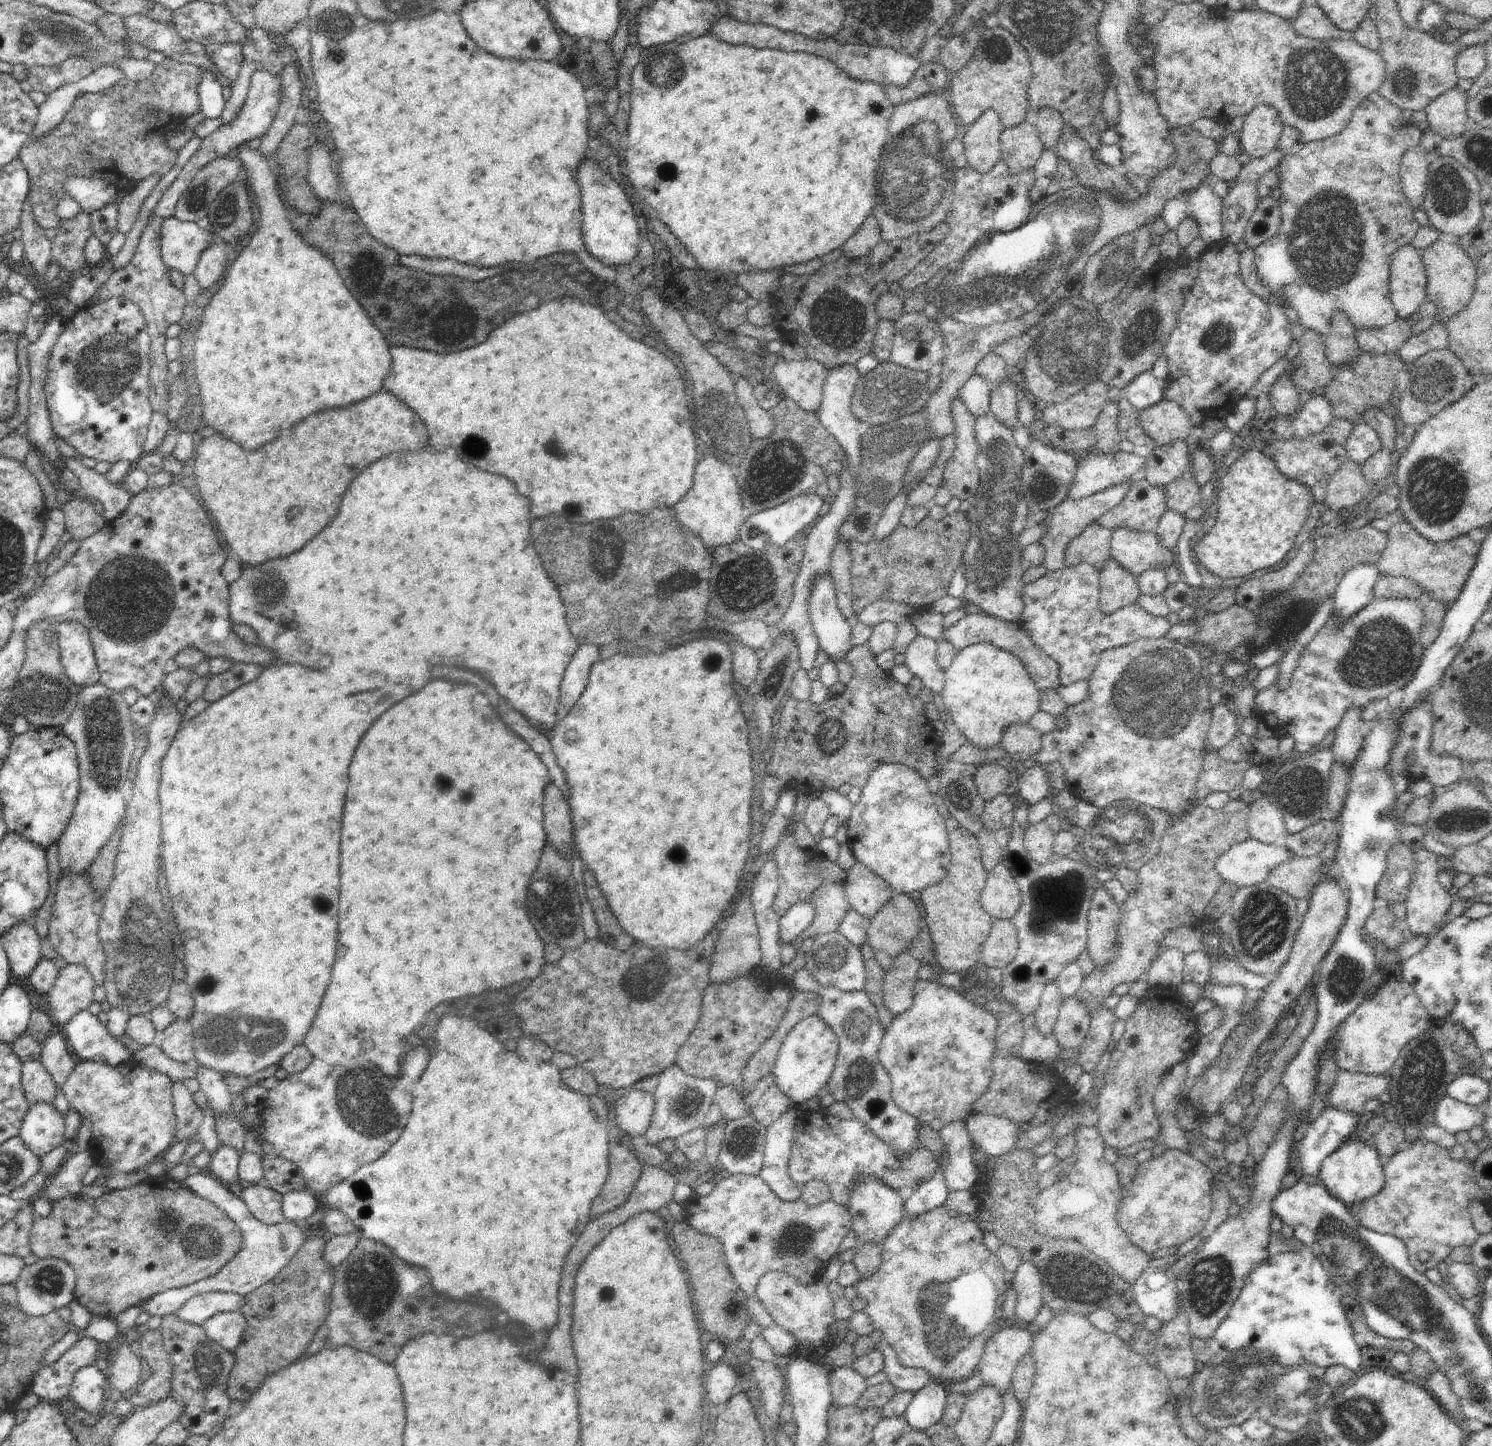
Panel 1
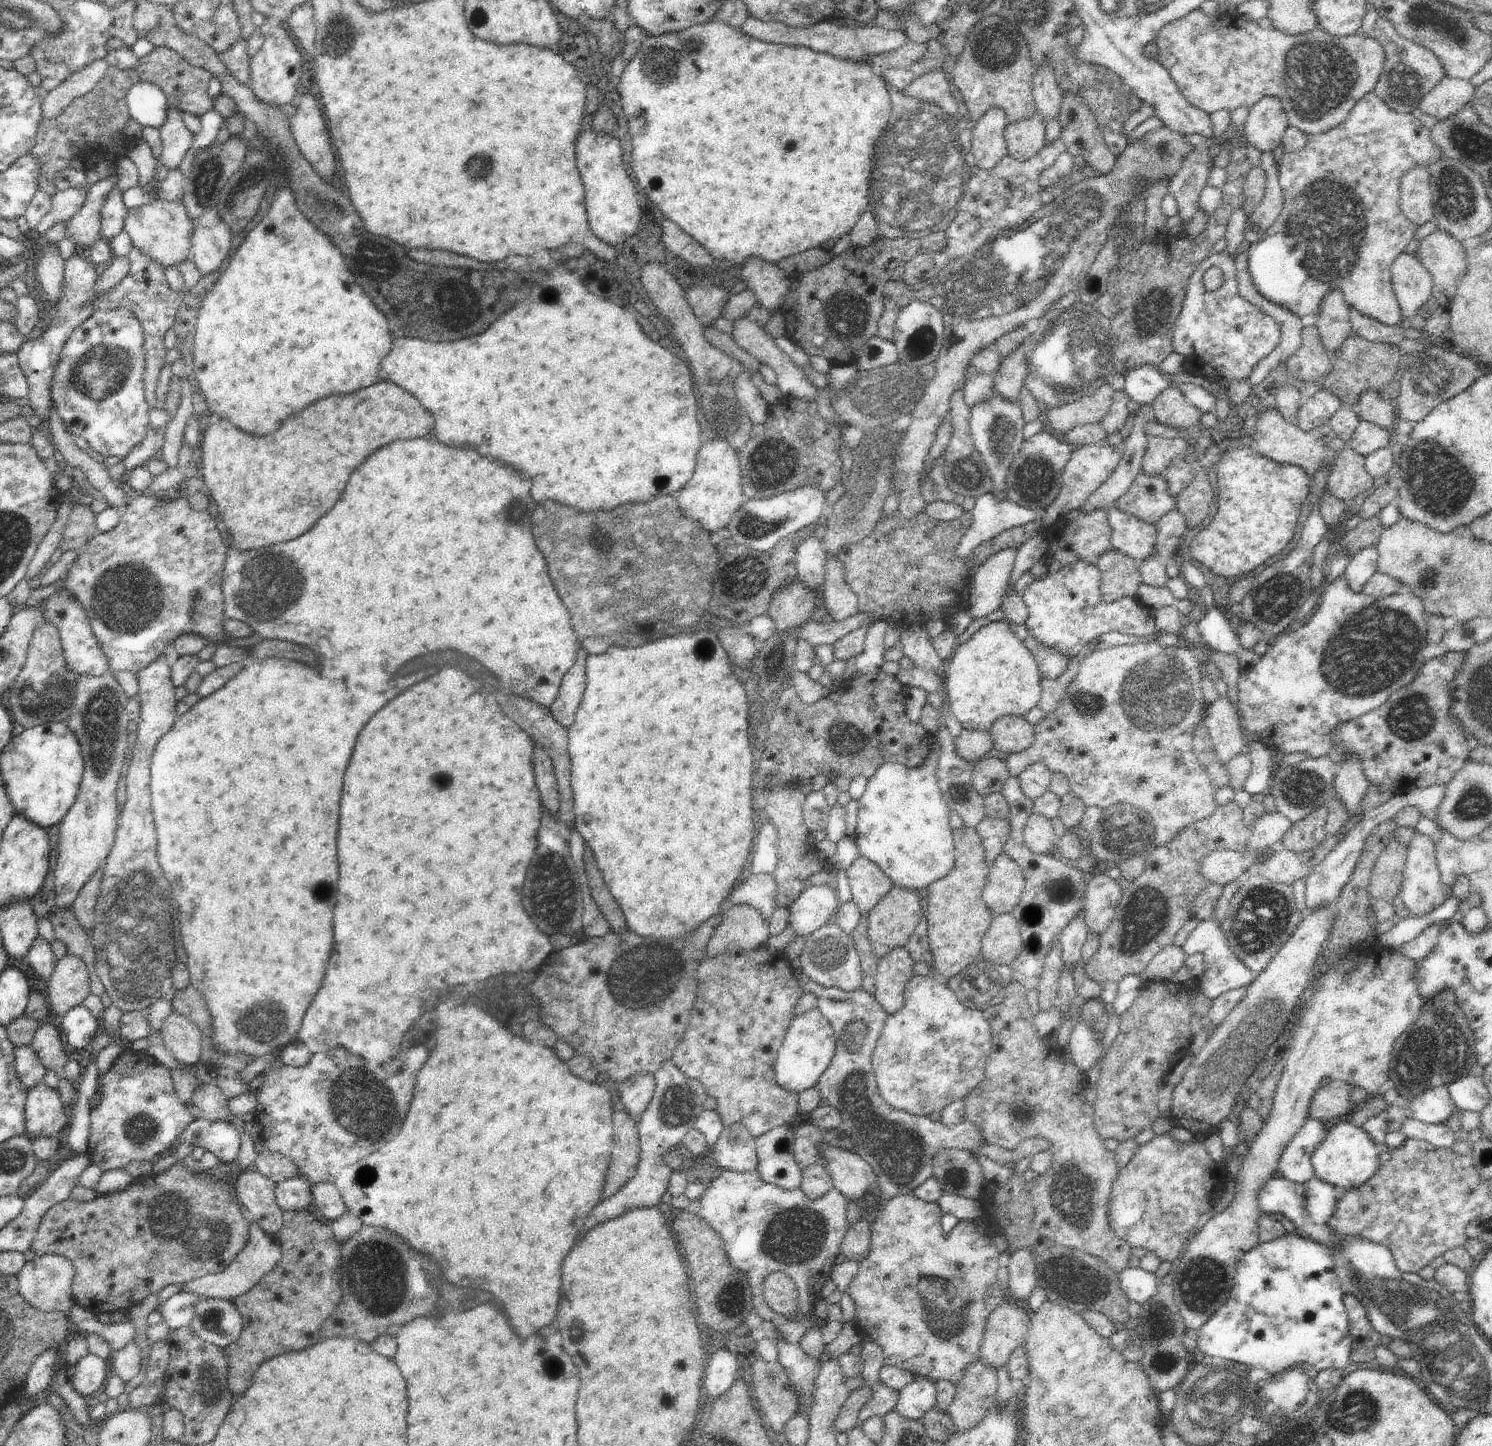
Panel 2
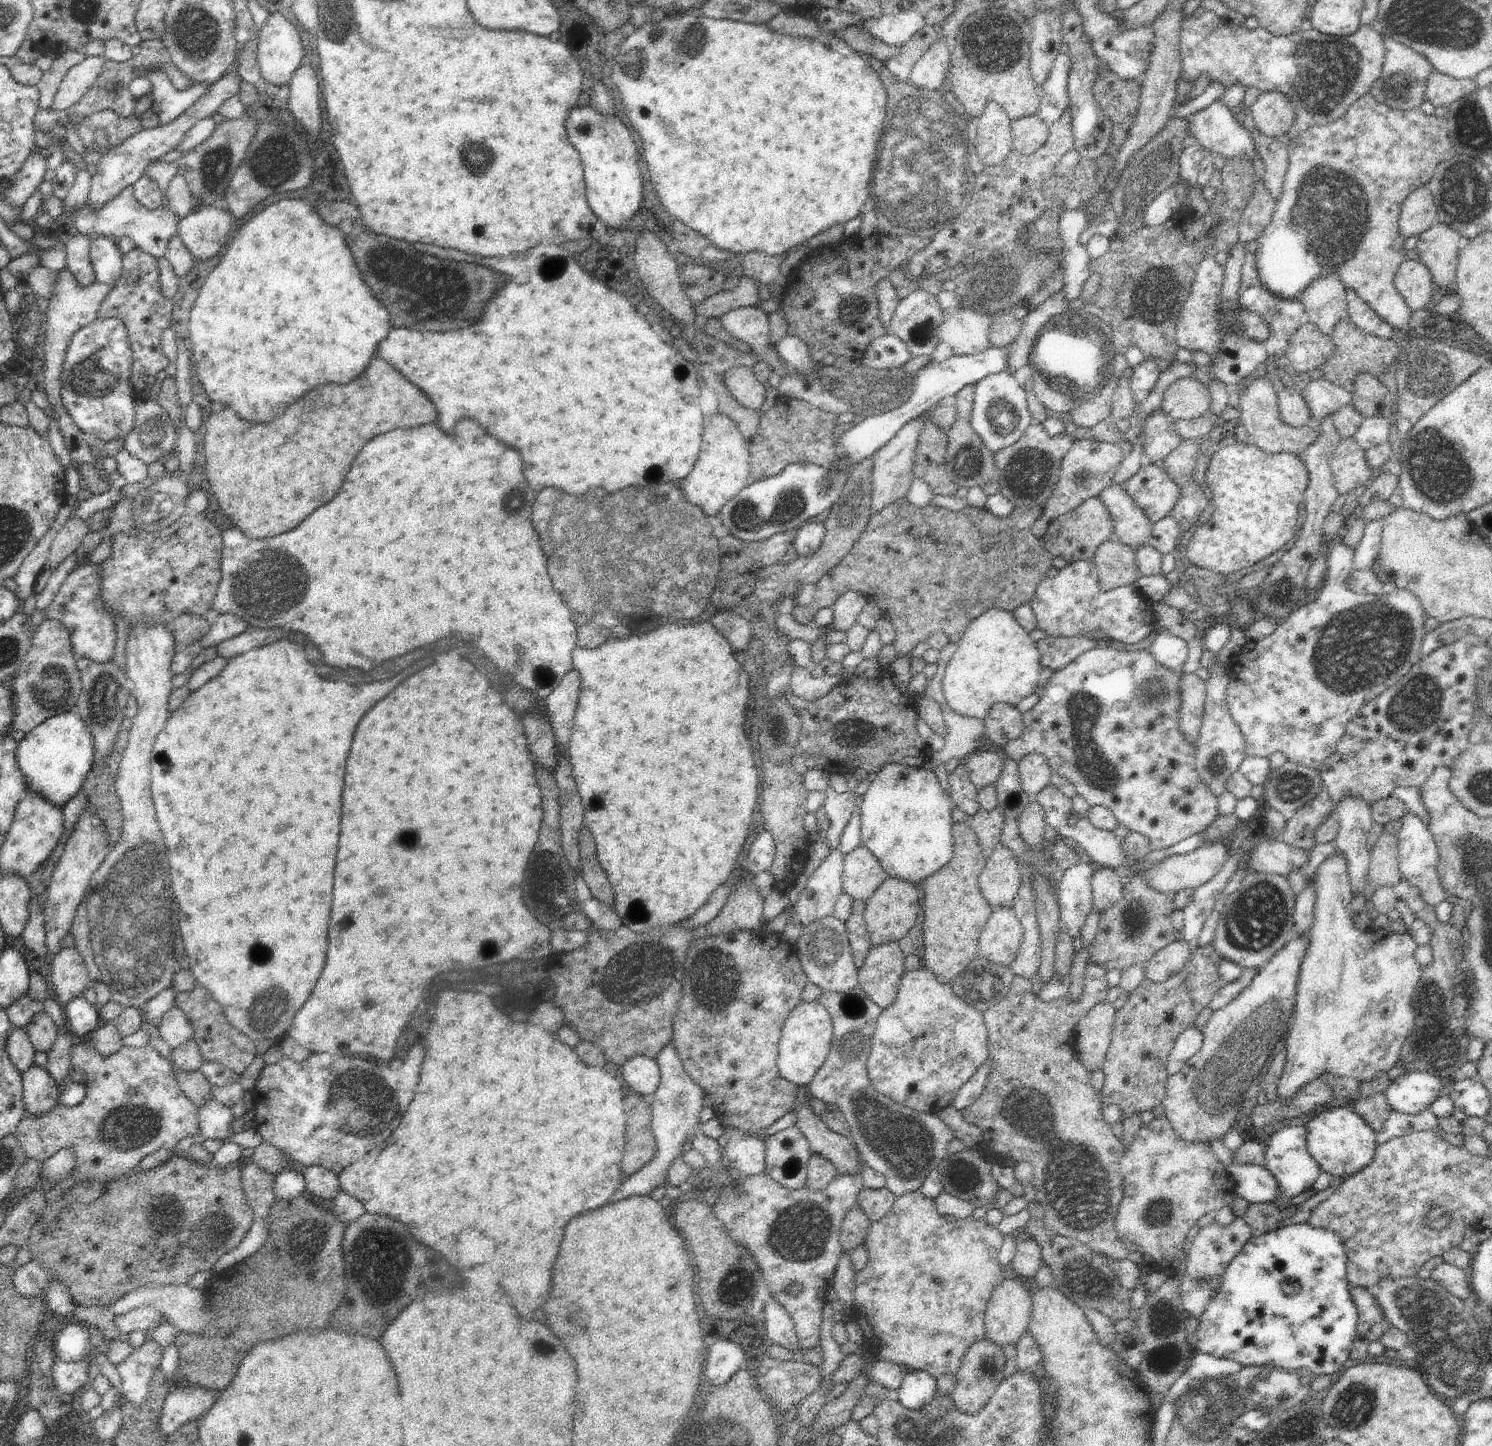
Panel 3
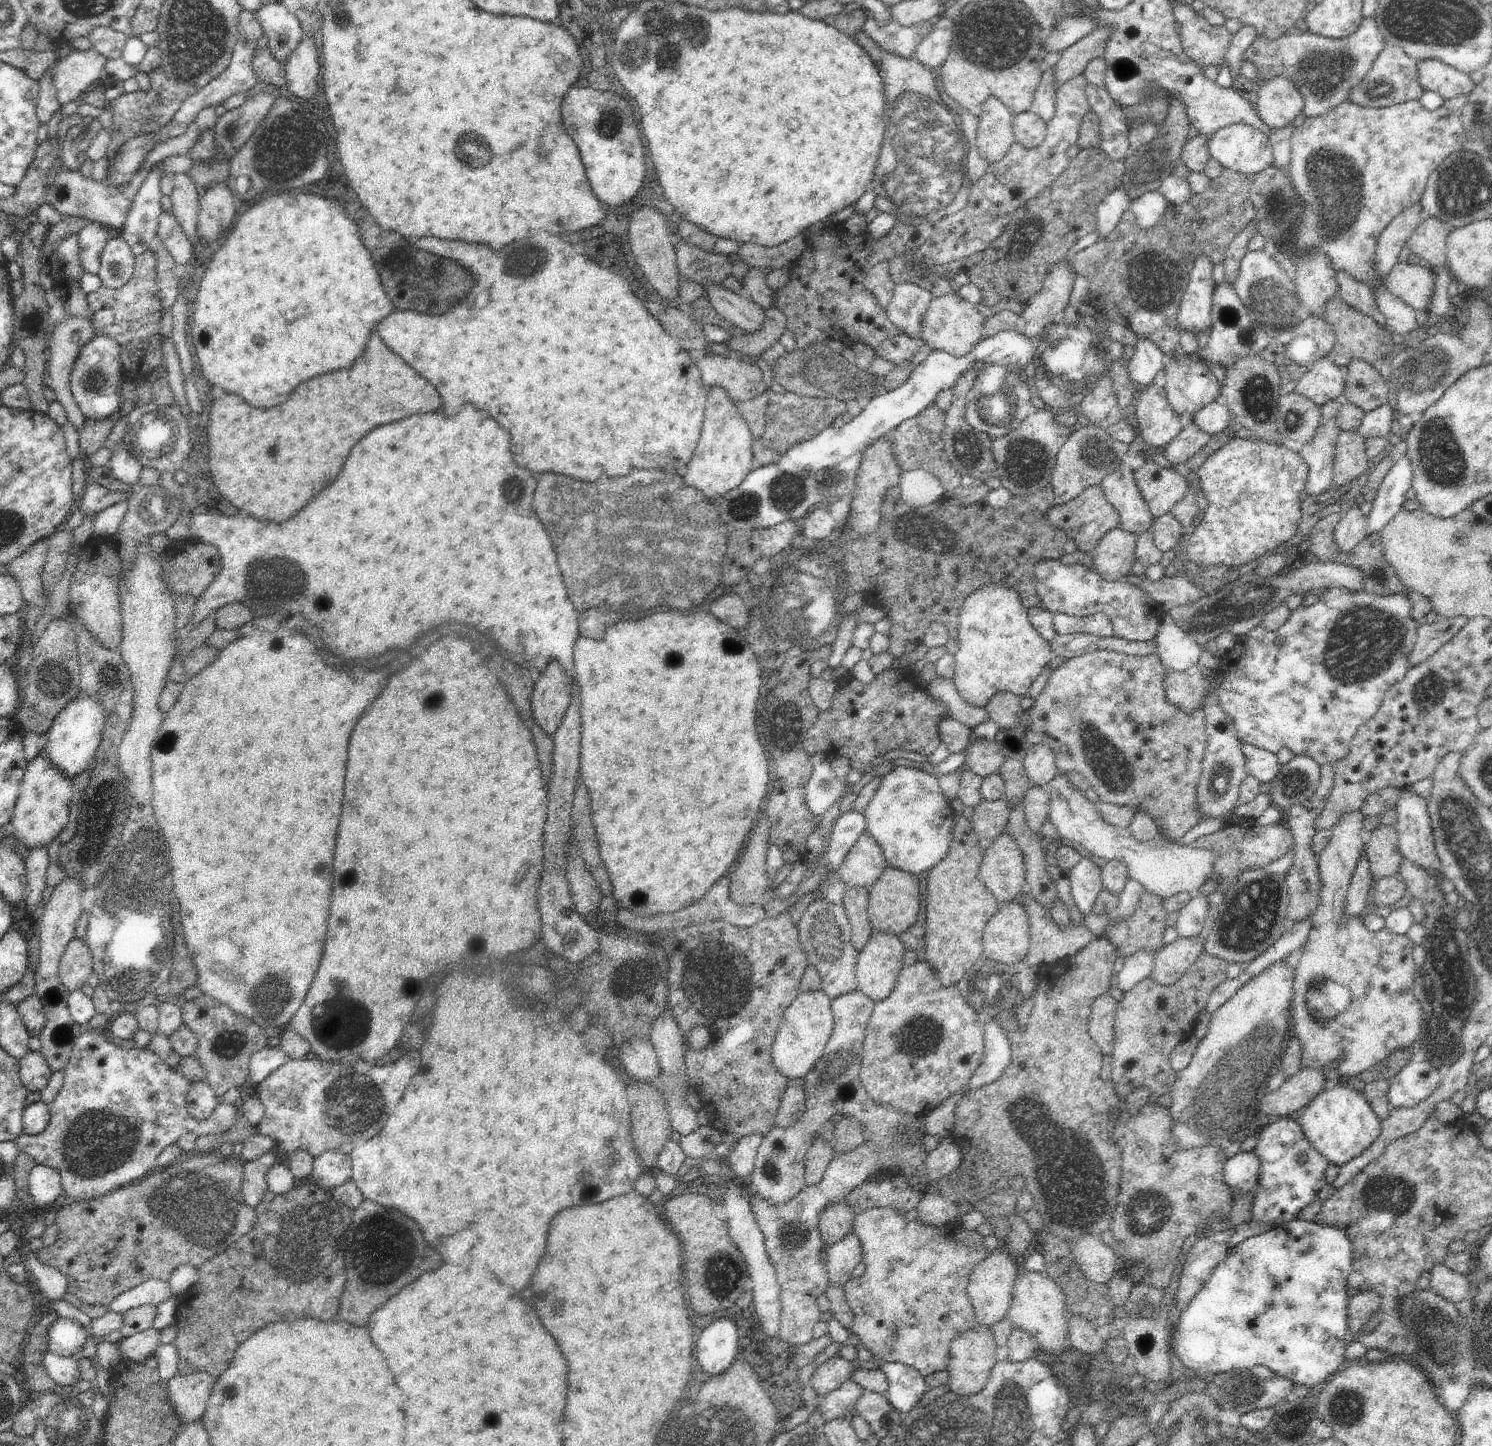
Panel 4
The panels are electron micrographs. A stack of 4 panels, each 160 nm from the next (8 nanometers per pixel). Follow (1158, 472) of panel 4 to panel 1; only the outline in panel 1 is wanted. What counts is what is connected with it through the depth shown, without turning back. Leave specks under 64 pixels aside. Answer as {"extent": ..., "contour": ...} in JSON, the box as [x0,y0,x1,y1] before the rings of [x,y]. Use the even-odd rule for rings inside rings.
{"extent":[1097,475,1167,532],"contour":[[[1142,475],[1134,479],[1122,502],[1097,518],[1098,524],[1114,530],[1128,527],[1133,531],[1150,532],[1167,508],[1165,489],[1152,486]]]}

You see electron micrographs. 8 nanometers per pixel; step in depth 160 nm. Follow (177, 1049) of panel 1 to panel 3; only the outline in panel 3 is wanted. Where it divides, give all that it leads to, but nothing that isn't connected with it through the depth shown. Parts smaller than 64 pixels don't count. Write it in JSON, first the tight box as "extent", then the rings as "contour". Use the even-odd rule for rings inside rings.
{"extent":[158,1006,195,1049],"contour":[[[174,1006],[164,1014],[158,1026],[159,1035],[171,1046],[177,1049],[184,1043],[195,1038],[195,1028],[187,1014],[181,1008]]]}

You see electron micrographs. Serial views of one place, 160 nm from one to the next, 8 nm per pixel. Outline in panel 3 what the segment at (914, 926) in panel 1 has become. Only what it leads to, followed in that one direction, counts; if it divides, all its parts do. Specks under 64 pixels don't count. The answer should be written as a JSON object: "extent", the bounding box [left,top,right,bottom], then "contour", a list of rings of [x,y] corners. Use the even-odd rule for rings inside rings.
{"extent":[865,877,922,947],"contour":[[[887,877],[878,887],[867,902],[865,910],[867,931],[874,947],[899,941],[911,931],[918,920],[921,920],[922,907],[918,904],[918,889],[919,885],[896,877]]]}

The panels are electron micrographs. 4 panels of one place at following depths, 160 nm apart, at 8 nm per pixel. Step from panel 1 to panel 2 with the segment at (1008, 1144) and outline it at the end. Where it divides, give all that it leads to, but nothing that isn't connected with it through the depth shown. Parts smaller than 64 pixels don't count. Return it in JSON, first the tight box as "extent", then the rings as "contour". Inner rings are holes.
{"extent":[789,959,986,1200],"contour":[[[798,959],[789,961],[794,976],[798,979],[800,988],[804,993],[812,993],[818,997],[817,1009],[830,1021],[835,1032],[835,1053],[832,1057],[832,1064],[824,1071],[820,1086],[824,1080],[830,1080],[830,1088],[834,1092],[834,1102],[832,1106],[841,1106],[844,1103],[842,1111],[843,1130],[848,1130],[852,1134],[855,1142],[856,1152],[865,1158],[874,1169],[879,1178],[880,1194],[885,1200],[894,1198],[898,1195],[910,1195],[911,1192],[922,1184],[930,1175],[933,1174],[933,1156],[938,1149],[964,1149],[972,1151],[974,1148],[982,1148],[986,1143],[983,1130],[972,1124],[970,1121],[962,1121],[960,1124],[949,1127],[943,1125],[940,1121],[934,1122],[929,1117],[912,1115],[909,1112],[890,1107],[876,1087],[876,1078],[871,1067],[871,1058],[873,1050],[876,1048],[878,1037],[881,1035],[885,1025],[887,1012],[885,1008],[871,995],[863,989],[862,986],[853,991],[845,991],[837,986],[825,987],[814,982],[803,970]]]}

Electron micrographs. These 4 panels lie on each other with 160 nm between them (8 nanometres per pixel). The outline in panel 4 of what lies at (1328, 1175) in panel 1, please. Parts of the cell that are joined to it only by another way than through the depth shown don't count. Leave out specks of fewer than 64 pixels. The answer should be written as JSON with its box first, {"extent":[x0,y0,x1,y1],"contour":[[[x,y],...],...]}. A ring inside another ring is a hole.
{"extent":[1294,1083,1381,1167],"contour":[[[1346,1083],[1328,1085],[1294,1120],[1317,1152],[1339,1167],[1368,1150],[1381,1133],[1381,1120],[1367,1098]]]}

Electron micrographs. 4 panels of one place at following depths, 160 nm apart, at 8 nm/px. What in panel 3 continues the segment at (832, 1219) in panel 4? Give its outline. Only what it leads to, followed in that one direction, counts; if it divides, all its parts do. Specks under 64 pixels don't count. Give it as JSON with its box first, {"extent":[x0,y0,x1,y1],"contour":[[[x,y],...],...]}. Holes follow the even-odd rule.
{"extent":[839,1204,871,1253],"contour":[[[854,1204],[843,1218],[841,1237],[839,1241],[846,1253],[857,1249],[864,1244],[871,1227],[871,1220],[866,1213],[862,1213],[861,1207]]]}

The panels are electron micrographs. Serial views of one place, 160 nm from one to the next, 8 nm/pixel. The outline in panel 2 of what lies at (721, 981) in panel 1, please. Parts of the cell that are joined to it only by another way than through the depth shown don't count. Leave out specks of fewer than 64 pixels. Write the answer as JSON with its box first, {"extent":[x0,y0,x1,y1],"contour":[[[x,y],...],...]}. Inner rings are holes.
{"extent":[708,903,770,957],"contour":[[[740,903],[728,909],[723,917],[724,920],[717,926],[712,938],[708,941],[708,957],[717,957],[722,953],[741,955],[746,951],[754,952],[757,948],[766,946],[766,941],[770,938],[768,921],[764,920],[761,912],[758,912],[758,909]]]}

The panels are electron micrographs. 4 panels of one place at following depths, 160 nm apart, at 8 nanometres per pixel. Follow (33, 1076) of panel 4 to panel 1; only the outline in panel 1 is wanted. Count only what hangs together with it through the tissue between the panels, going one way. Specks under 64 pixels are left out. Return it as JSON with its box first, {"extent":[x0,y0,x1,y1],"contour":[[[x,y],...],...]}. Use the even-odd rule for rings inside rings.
{"extent":[19,1102,65,1157],"contour":[[[36,1102],[36,1104],[29,1106],[28,1112],[26,1112],[19,1138],[36,1156],[46,1157],[54,1148],[58,1148],[65,1142],[65,1117],[56,1110],[54,1103]]]}

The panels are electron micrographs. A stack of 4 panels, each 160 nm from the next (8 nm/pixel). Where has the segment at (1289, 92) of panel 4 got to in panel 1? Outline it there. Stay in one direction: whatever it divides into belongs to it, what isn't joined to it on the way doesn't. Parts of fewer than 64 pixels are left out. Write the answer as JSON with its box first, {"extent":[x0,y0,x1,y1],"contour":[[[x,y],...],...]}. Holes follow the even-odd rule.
{"extent":[1237,106,1284,160],"contour":[[[1258,106],[1245,118],[1244,127],[1237,134],[1240,149],[1248,153],[1251,160],[1267,156],[1277,150],[1284,128],[1272,106]]]}

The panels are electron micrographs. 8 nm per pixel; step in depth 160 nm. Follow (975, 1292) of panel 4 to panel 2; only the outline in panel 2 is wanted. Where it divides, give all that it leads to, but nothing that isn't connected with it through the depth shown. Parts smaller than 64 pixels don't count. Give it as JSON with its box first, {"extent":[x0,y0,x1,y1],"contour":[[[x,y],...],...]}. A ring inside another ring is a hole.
{"extent":[981,1300,1031,1372],"contour":[[[1004,1300],[1001,1305],[990,1315],[988,1319],[985,1335],[983,1336],[983,1348],[981,1349],[982,1362],[993,1366],[997,1372],[1003,1366],[1009,1364],[1011,1354],[1025,1344],[1025,1340],[1029,1335],[1029,1326],[1031,1321],[1030,1312],[1024,1312],[1022,1308],[1017,1308],[1012,1302]]]}

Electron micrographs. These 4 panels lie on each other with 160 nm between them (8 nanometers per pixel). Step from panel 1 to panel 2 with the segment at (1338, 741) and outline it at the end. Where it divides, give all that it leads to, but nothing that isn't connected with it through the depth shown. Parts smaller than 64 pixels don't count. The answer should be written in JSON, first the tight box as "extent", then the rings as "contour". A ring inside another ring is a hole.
{"extent":[1333,755,1371,817],"contour":[[[1356,755],[1345,756],[1338,767],[1333,782],[1333,795],[1346,804],[1351,817],[1363,803],[1371,782],[1365,777],[1361,760]]]}

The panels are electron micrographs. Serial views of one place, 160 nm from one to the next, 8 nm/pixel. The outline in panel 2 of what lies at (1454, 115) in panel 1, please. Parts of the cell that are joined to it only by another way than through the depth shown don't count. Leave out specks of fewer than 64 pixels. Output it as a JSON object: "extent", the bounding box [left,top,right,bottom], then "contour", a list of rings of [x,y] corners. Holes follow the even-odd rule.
{"extent":[1419,76,1474,122],"contour":[[[1446,76],[1422,99],[1419,108],[1424,114],[1431,114],[1440,122],[1466,108],[1474,91],[1469,80]]]}

